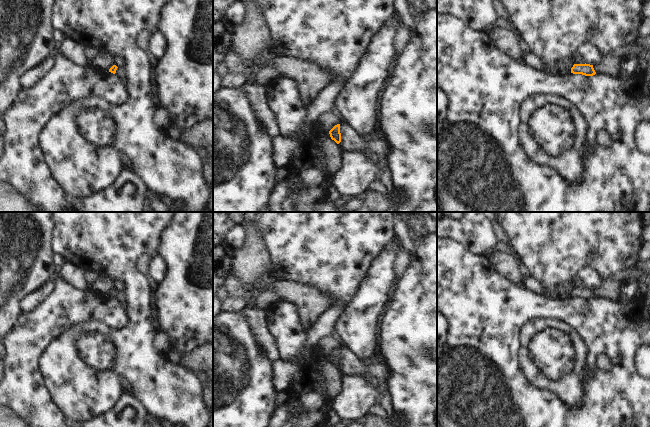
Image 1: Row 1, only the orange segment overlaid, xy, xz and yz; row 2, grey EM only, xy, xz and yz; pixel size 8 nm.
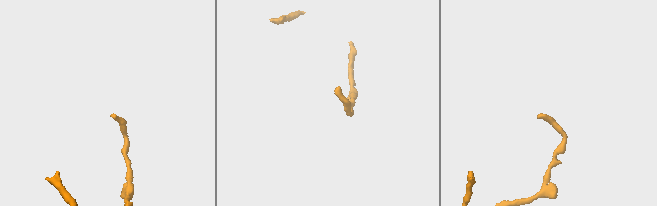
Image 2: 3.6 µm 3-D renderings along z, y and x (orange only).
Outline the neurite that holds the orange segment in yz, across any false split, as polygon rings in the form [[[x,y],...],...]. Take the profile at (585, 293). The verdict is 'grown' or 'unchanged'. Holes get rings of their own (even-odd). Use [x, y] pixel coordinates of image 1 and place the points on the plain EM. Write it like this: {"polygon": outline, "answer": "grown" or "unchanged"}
{"polygon": [[[574,288],[571,292],[571,297],[582,298],[585,300],[593,300],[596,298],[593,289],[590,288]]], "answer": "unchanged"}

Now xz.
{"polygon": [[[340,348],[335,349],[329,355],[329,358],[331,363],[334,364],[337,368],[339,368],[341,366]]], "answer": "unchanged"}

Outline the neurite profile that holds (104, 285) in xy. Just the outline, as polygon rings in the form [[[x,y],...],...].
[[[100,274],[90,286],[95,292],[103,295],[109,295],[109,293],[115,289],[114,282],[107,276]]]

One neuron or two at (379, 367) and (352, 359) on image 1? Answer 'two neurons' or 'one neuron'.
one neuron

